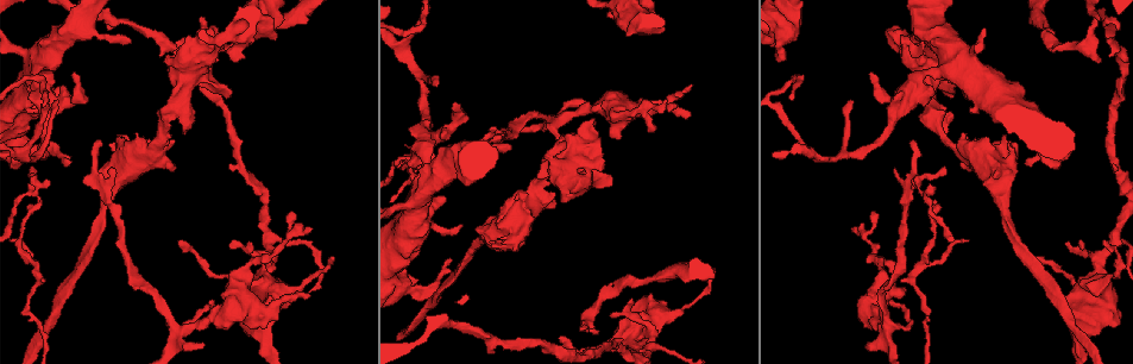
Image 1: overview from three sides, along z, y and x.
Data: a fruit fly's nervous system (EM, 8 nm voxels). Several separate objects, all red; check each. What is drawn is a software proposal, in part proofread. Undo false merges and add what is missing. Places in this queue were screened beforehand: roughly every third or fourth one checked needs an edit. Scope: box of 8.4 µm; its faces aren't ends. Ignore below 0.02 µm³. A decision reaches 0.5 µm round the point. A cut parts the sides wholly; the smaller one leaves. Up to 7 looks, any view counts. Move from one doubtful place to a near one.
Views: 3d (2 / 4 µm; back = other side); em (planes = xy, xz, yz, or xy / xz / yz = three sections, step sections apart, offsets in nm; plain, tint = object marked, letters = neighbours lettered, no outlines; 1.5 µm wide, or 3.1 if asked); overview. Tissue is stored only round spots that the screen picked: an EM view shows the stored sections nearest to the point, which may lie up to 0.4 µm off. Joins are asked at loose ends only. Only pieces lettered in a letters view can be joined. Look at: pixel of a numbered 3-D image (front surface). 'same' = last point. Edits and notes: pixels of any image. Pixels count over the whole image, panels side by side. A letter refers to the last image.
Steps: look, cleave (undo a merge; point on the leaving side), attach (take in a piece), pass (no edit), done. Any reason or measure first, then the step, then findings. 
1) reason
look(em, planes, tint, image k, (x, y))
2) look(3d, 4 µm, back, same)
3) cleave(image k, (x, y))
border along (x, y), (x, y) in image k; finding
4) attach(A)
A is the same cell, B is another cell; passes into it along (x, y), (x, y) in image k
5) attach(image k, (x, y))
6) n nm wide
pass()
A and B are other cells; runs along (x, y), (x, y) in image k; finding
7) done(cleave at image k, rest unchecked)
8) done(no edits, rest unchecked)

branch stops here
look(em, xz, step 4, letters, image 1, (598, 332))

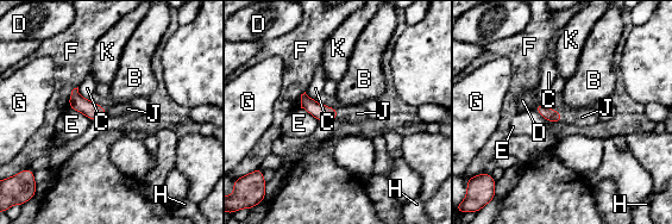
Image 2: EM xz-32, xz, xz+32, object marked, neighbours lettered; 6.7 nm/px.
90 nm wide
attach(J)
J is the same cell, B, C, D, E, F, G, H and K are other cells; passes into it along (550, 114), (560, 116), (582, 117) in image 2; it goes on there

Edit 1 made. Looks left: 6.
thick turns thin
look(em, xz, step 8, tint, image 1, (269, 311))

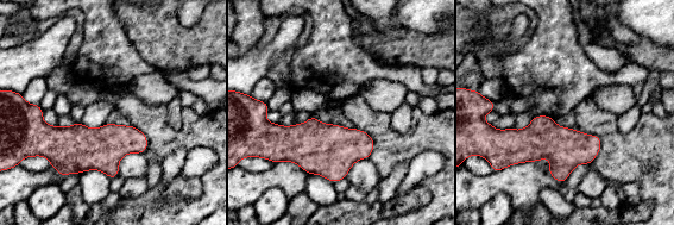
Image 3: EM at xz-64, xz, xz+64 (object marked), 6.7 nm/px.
cut it another way
look(em, planes, letters, same)

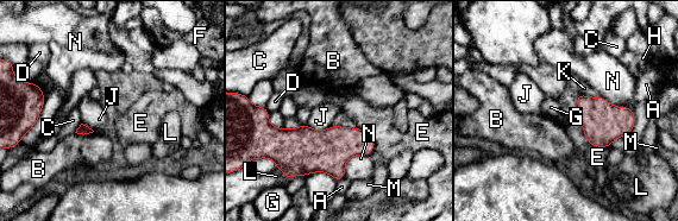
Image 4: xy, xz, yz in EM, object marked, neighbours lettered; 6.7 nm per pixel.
280 nm wide
pass()
A, B, C, D, E, F, G, H, J, K, L, M and N are other cells; border along (368, 155), (351, 156), (344, 177) in image 4; continuous, no second neuron

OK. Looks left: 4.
branch stops here
look(3d, 2 µm, image 1, (852, 227))

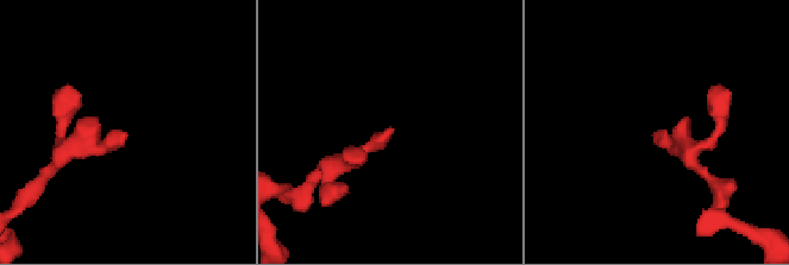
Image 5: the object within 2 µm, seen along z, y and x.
need the tissue
look(em, yz, step 4, letters, image 5, (385, 134))

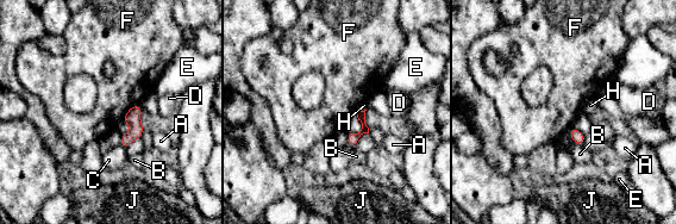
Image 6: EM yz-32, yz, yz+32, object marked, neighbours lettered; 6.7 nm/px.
cut it another way
look(em, planes, letters, same)

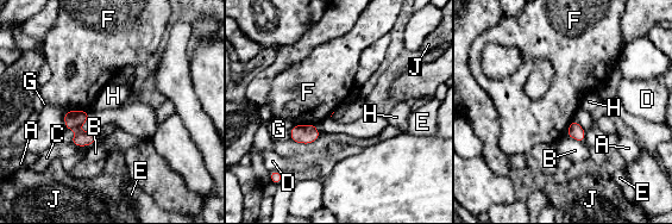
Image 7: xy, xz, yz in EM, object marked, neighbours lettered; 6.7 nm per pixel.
F touches over 170 nm
pass()
A, B, C, D, E, F, G, H and J are other cells; border along (64, 110), (86, 110), (88, 112) in image 7; none of them fits

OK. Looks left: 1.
done(attach at image 2, rest unchecked)

